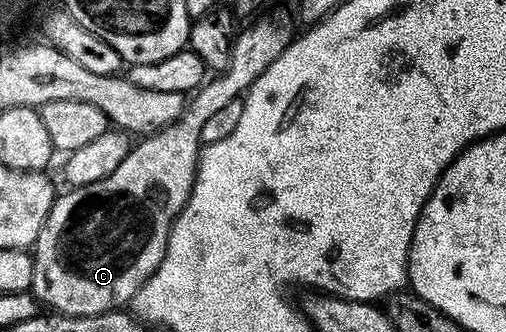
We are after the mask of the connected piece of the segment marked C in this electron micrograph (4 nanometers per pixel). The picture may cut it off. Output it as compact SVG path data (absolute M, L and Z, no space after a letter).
M257 17L244 31L237 33L232 40L232 51L228 65L215 75L216 78L205 81L187 99L182 116L157 134L139 139L140 142L129 149L126 160L102 180L89 186L74 186L57 197L56 203L38 232L32 256L31 295L41 307L57 314L70 316L94 316L111 310L127 307L136 297L136 293L146 284L146 280L158 269L168 247L168 237L172 225L180 210L188 203L192 185L196 179L196 163L200 161L202 127L206 120L214 117L230 100L248 93L248 89L282 56L282 52L292 43L294 31L284 18Z

